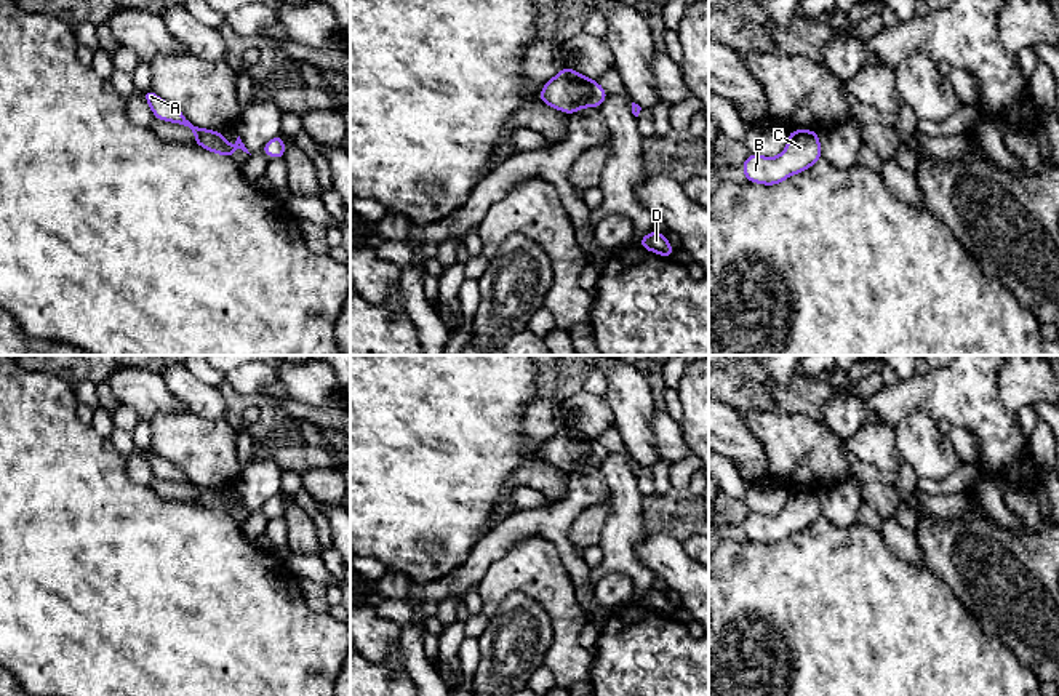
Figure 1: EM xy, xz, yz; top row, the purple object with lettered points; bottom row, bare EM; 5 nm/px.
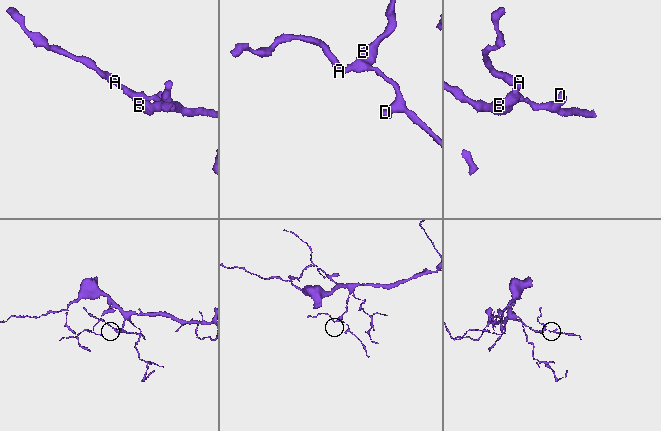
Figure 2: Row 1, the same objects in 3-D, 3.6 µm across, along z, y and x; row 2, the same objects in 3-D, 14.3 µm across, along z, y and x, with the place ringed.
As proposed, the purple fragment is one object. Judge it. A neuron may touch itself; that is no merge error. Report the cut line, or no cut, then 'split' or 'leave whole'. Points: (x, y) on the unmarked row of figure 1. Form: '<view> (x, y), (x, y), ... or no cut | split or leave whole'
no cut | leave whole

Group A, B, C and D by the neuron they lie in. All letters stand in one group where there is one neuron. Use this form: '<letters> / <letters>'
A B C D

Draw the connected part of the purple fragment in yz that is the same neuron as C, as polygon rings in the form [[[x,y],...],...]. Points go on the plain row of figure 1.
[[[792,488],[785,507],[777,515],[750,512],[742,522],[745,538],[776,544],[813,525],[822,515],[819,493],[813,488]]]

